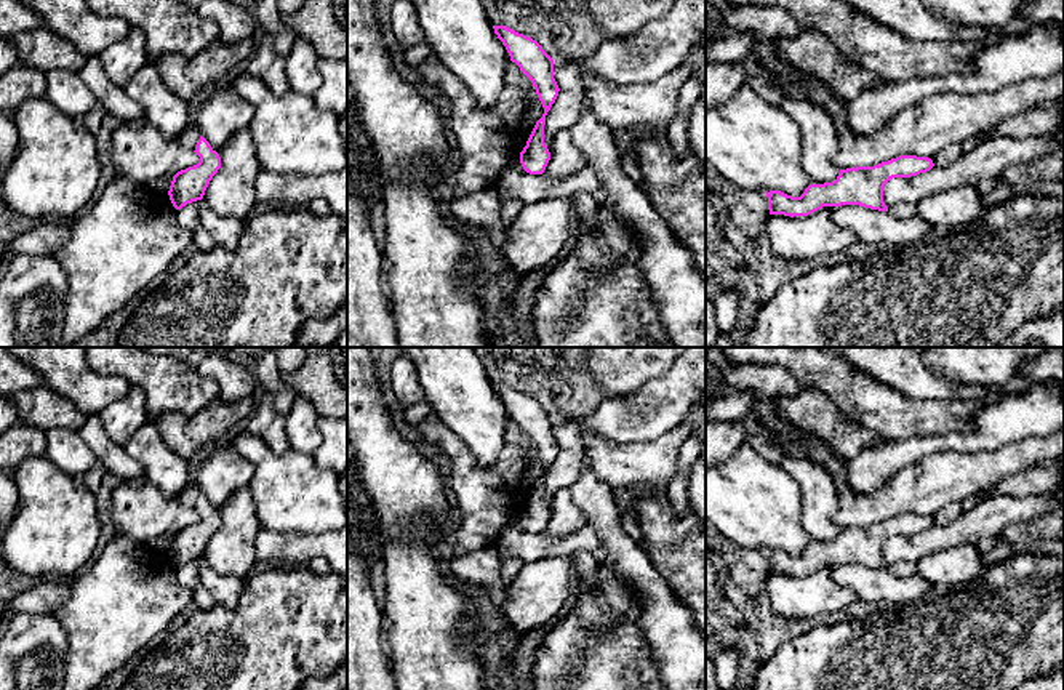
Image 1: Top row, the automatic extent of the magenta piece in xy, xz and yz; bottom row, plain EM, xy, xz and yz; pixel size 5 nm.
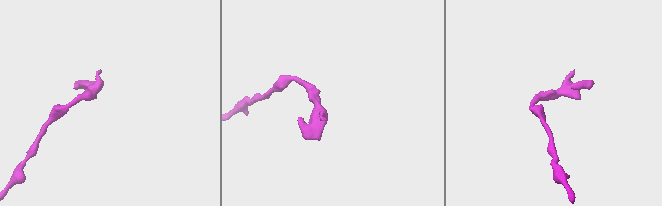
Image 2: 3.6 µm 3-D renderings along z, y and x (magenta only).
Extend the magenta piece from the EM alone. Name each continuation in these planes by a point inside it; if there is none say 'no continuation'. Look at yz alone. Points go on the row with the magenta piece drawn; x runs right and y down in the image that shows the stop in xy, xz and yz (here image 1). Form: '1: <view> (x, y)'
no continuation

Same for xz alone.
no continuation

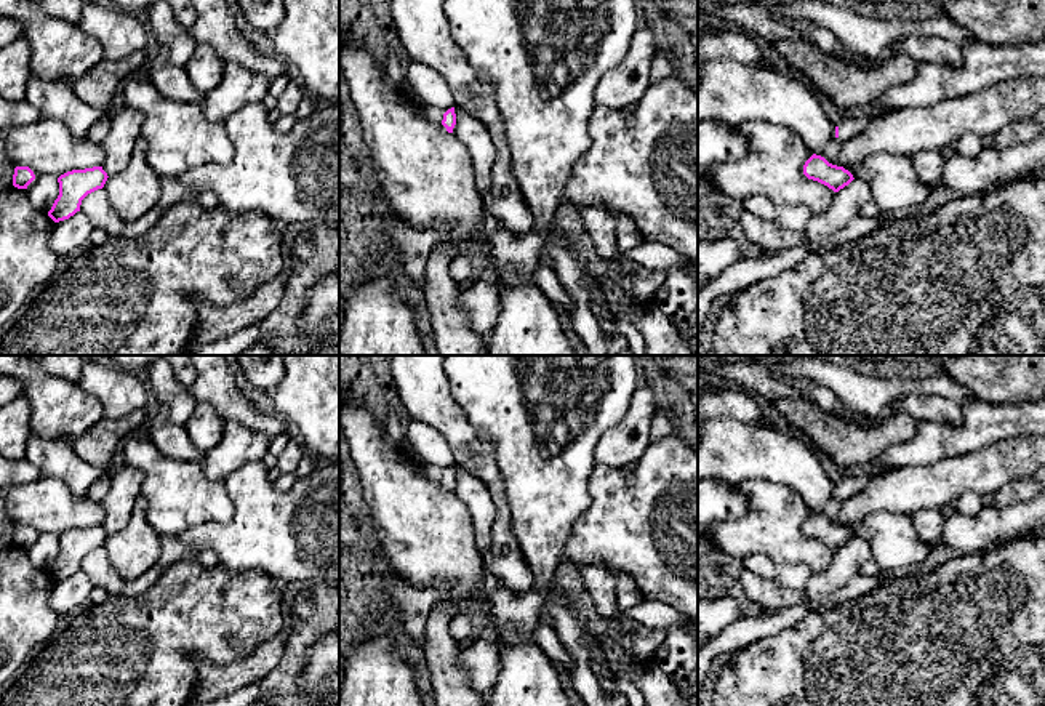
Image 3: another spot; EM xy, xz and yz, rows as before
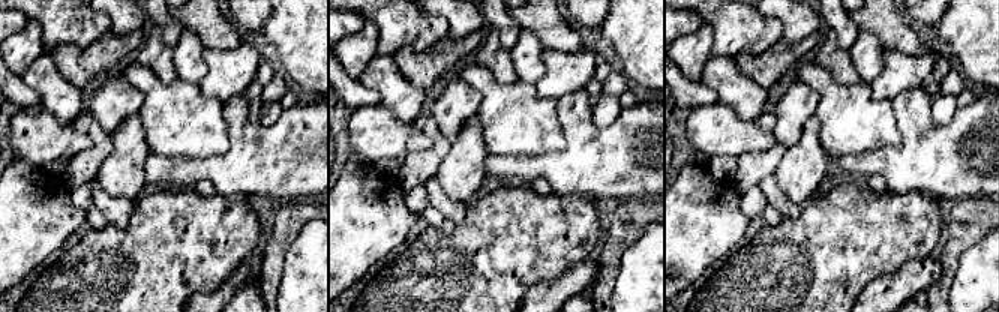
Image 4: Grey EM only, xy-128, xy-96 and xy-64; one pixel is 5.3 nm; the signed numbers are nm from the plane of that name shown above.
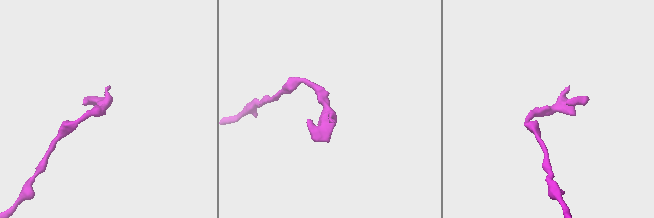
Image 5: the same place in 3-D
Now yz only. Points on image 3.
1: yz (848, 127)

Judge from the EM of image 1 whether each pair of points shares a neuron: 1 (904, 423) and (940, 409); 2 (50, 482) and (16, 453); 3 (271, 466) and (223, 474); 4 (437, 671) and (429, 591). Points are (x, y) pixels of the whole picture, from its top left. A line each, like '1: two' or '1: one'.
1: one
2: two
3: two
4: one

